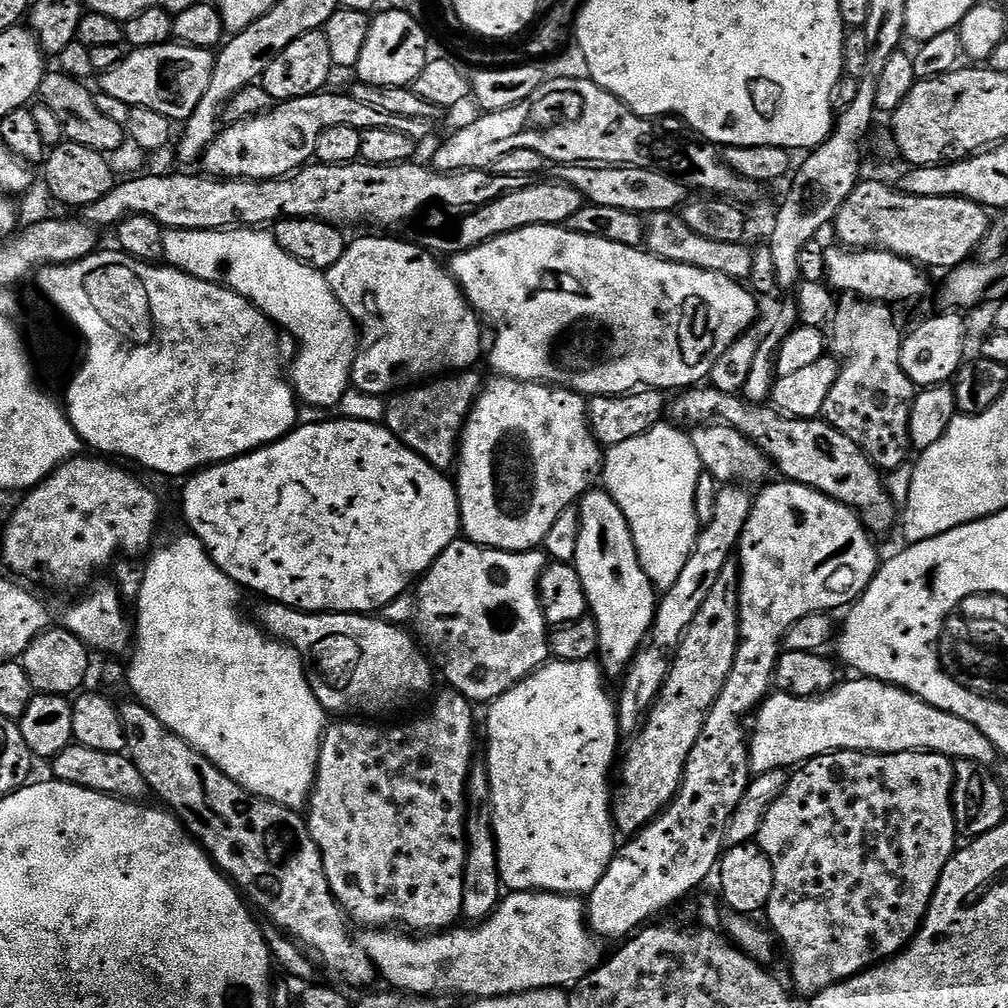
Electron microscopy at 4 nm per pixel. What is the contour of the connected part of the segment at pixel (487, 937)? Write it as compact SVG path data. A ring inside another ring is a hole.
M509 891L487 919L475 926L460 927L416 935L405 934L400 930L364 930L358 936L358 943L372 960L377 973L381 977L385 976L392 983L389 985L393 989L417 996L461 992L471 998L487 998L513 996L539 988L564 990L589 976L602 960L602 956L596 953L597 941L588 926L585 901L572 894Z

